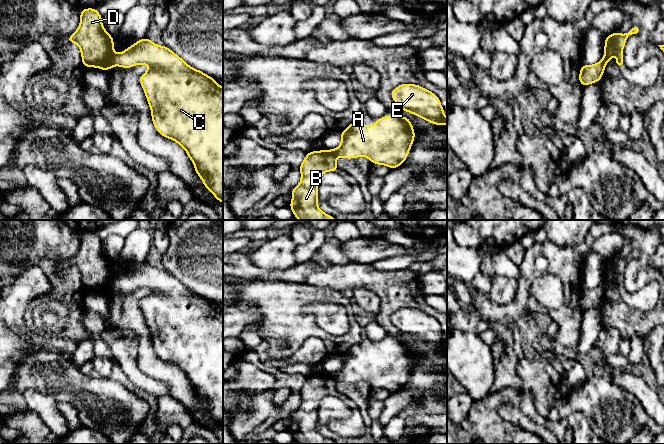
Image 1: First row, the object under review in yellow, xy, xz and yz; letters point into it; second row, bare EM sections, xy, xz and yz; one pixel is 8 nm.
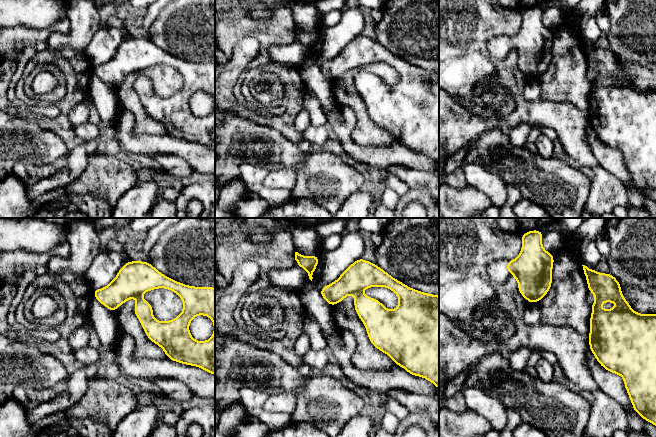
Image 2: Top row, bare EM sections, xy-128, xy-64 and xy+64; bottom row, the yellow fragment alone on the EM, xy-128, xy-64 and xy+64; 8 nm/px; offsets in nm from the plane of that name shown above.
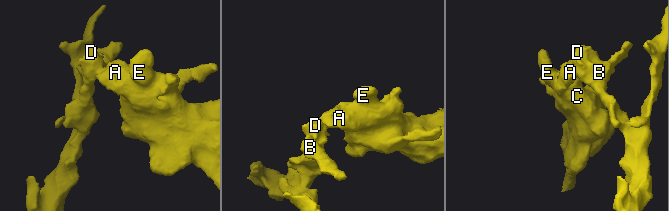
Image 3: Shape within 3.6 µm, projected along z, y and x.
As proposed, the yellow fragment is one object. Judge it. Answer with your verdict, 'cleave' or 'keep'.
cleave

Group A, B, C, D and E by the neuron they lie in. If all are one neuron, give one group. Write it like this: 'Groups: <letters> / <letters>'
Groups: A C E / B D

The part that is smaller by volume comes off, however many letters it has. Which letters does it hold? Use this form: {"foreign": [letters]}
{"foreign": ["B", "D"]}

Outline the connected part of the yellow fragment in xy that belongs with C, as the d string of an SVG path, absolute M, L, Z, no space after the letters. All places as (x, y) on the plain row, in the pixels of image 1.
M150 262L140 263L124 275L115 278L107 296L113 290L128 293L140 288L149 290L149 293L139 301L139 306L150 330L156 355L162 361L177 366L186 375L188 382L194 388L196 399L201 402L205 412L223 428L223 311L216 306L215 302L192 292L166 269L157 269Z

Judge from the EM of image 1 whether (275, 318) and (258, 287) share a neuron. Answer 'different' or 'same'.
same

